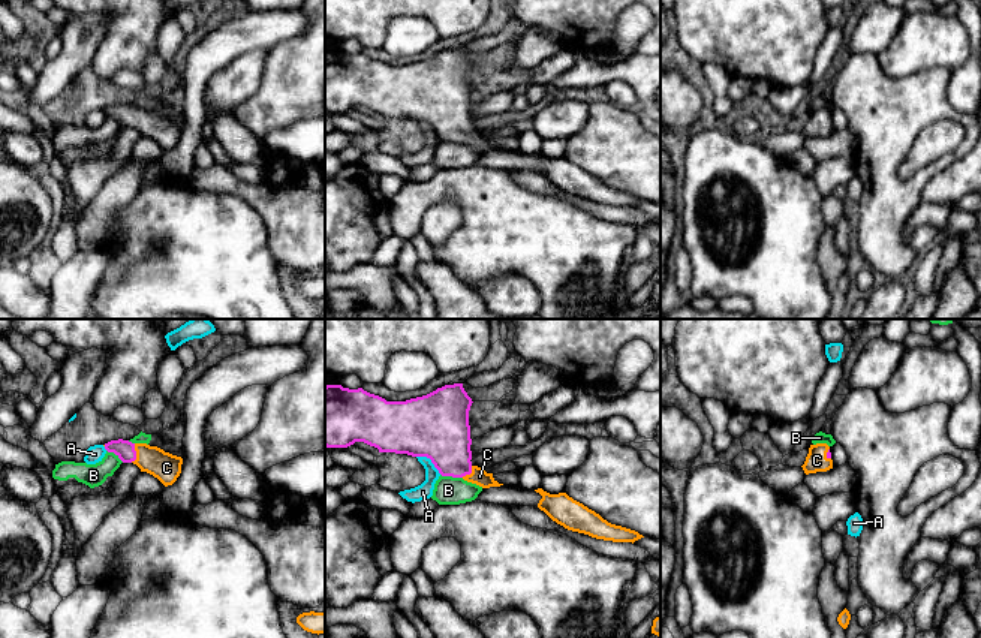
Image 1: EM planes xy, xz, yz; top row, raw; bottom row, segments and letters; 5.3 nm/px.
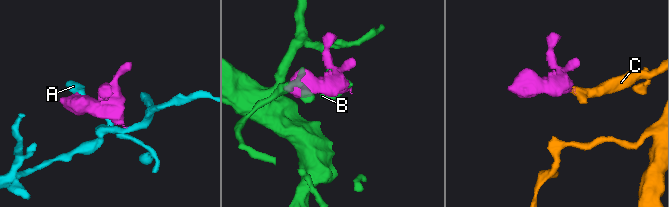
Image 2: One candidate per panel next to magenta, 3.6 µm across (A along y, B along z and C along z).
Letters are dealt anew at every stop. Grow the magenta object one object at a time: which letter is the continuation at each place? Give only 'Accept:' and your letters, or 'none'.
Accept: C

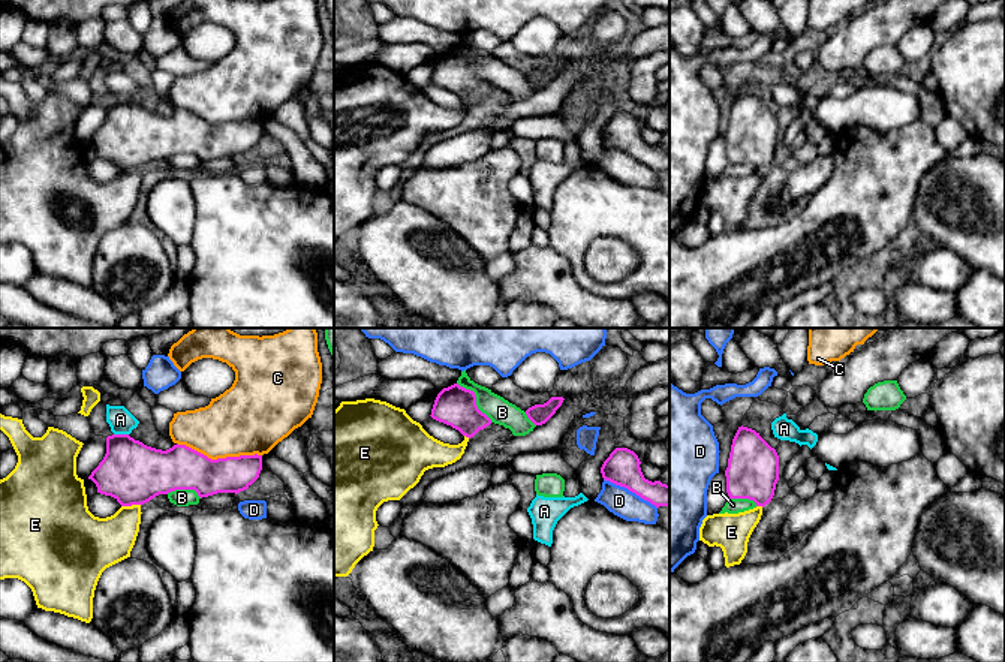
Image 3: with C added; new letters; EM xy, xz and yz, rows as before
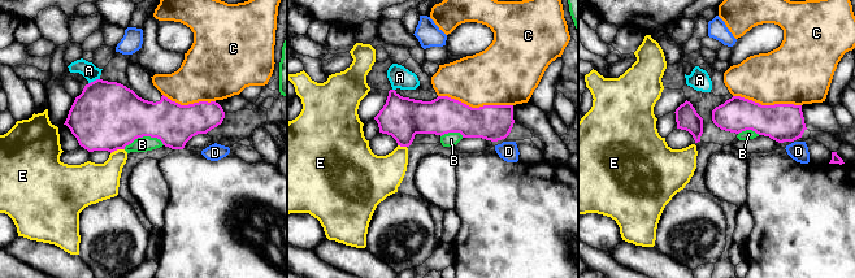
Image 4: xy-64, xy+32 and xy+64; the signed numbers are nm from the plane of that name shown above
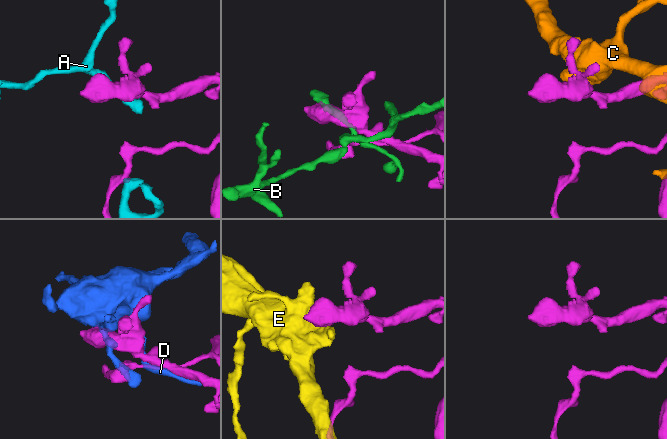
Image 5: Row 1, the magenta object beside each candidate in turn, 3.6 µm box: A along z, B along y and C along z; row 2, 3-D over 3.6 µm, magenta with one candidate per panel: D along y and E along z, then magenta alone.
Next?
Accept: none

